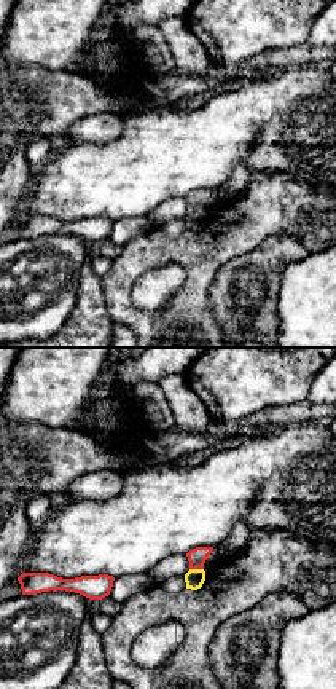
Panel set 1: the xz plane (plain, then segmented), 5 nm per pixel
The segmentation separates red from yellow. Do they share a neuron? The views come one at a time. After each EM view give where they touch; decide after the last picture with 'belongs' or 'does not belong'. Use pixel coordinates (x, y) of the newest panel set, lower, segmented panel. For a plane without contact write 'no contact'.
(196, 568)

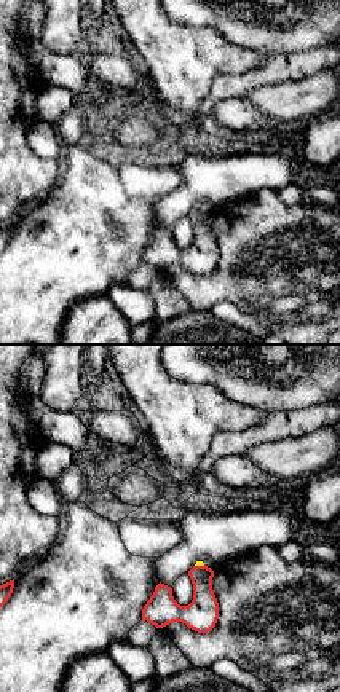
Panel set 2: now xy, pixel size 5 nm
(200, 566)

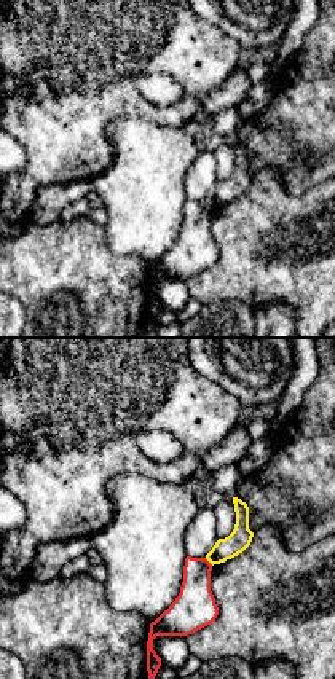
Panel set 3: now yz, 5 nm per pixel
(208, 561)

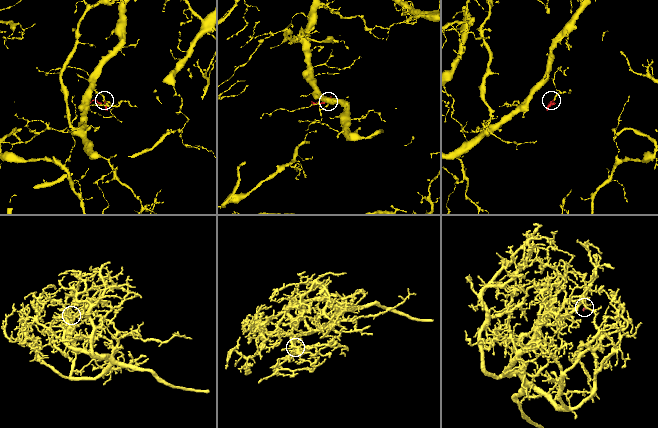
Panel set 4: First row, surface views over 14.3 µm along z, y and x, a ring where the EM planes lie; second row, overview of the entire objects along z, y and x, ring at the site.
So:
does not belong

